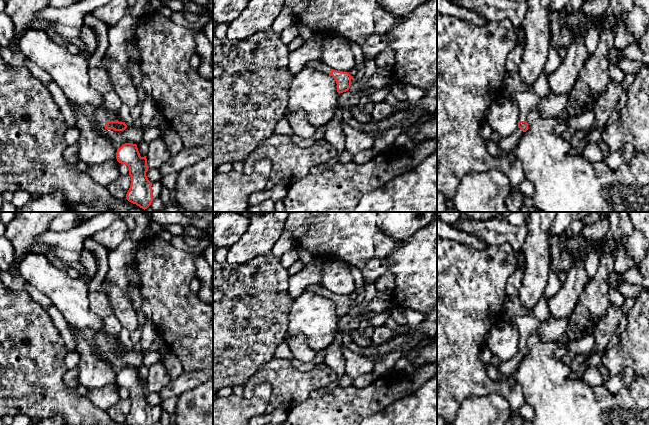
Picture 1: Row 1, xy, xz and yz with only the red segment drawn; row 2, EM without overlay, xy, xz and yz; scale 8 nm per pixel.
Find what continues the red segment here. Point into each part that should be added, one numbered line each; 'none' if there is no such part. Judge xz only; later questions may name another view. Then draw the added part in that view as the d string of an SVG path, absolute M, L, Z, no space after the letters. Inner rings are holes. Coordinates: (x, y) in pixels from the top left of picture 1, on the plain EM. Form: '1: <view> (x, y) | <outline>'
1: xz (316, 288) | M318 283L311 284L311 285L307 286L305 291L314 292L314 293L316 293L316 294L318 294L326 299L329 299L329 297L331 296L331 292L326 290L325 288L323 288Z

